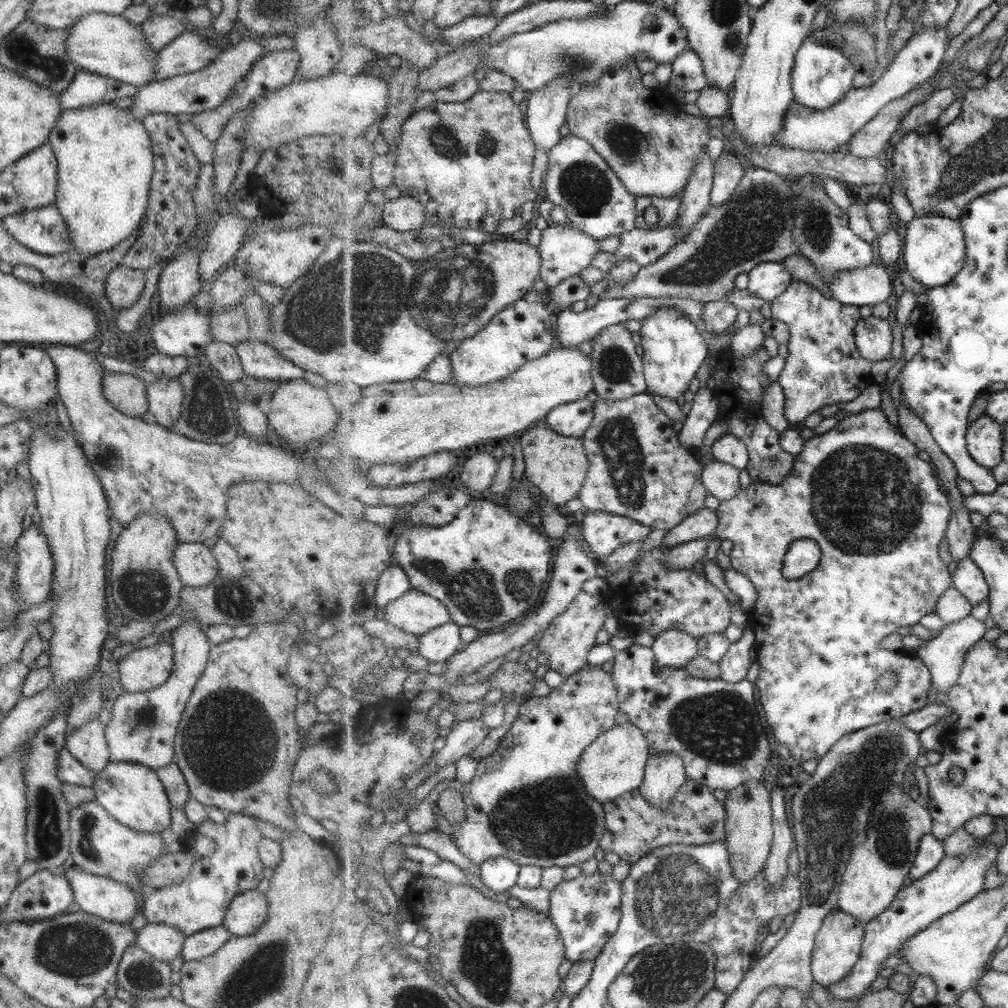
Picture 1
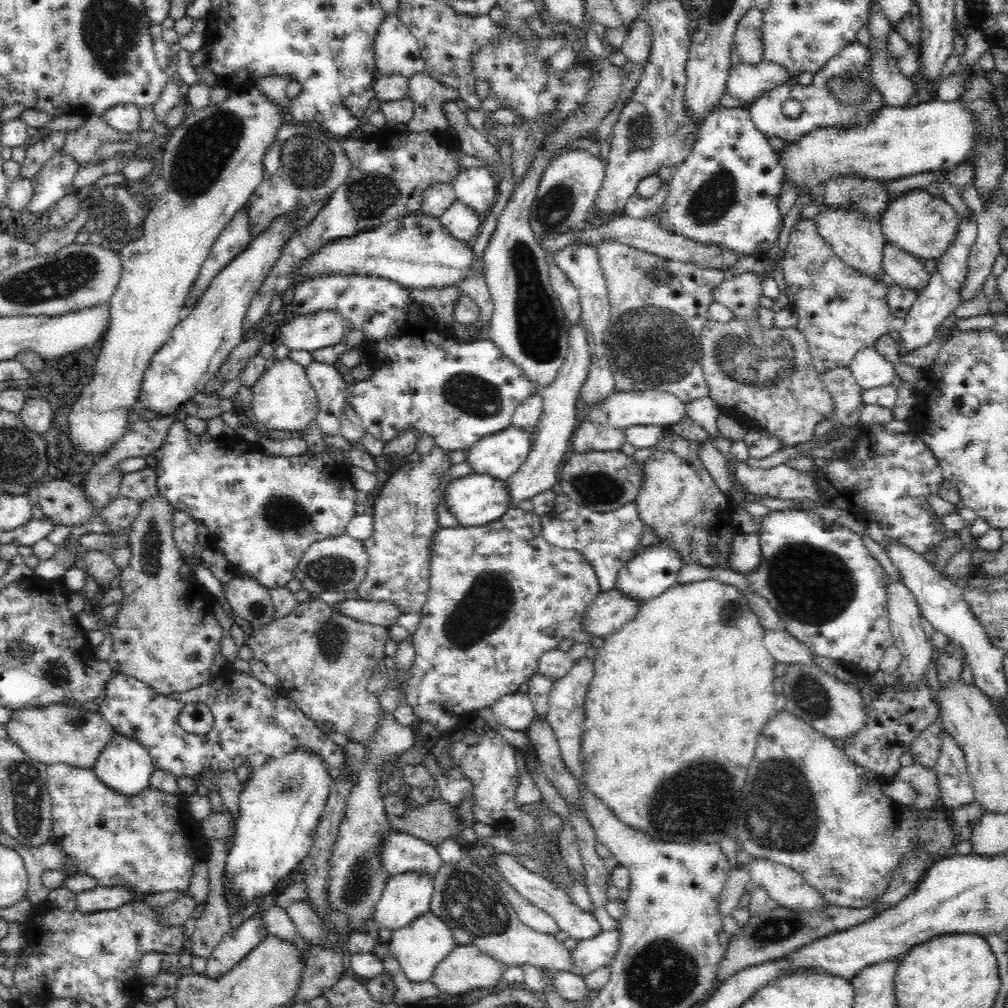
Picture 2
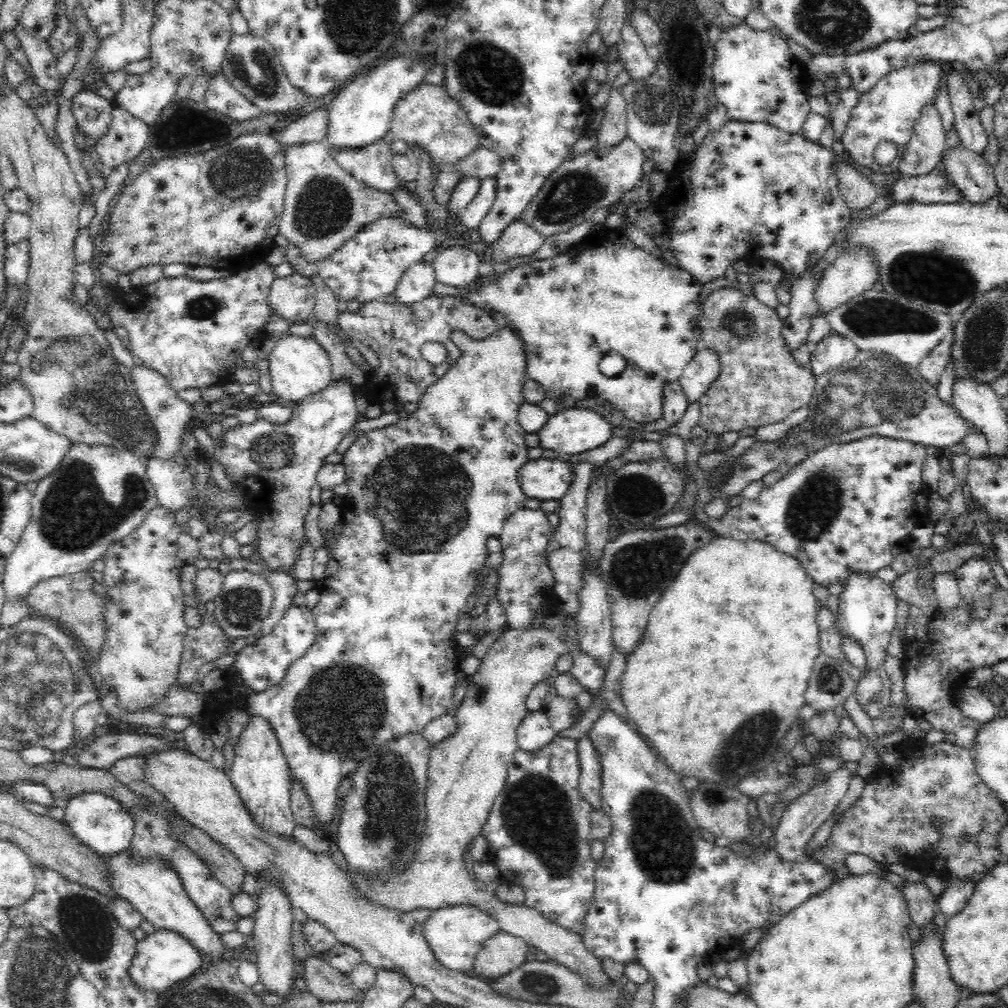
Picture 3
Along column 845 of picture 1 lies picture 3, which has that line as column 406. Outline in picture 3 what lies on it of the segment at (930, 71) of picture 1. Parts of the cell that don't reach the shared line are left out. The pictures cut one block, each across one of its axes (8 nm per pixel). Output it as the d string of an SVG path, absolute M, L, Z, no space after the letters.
M422 84L408 93L403 101L396 104L390 130L395 140L403 143L404 147L422 149L428 153L432 166L436 169L446 164L453 169L458 161L474 153L482 144L478 130L475 130L468 117L468 111L464 111L464 107L460 107L460 103L450 97L444 85Z

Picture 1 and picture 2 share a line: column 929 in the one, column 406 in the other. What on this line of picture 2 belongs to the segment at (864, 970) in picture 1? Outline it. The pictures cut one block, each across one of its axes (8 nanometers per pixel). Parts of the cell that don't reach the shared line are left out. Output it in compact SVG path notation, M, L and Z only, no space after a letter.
M399 874L386 884L380 900L372 910L370 922L377 929L386 928L394 933L430 911L432 895L433 883L426 874Z

